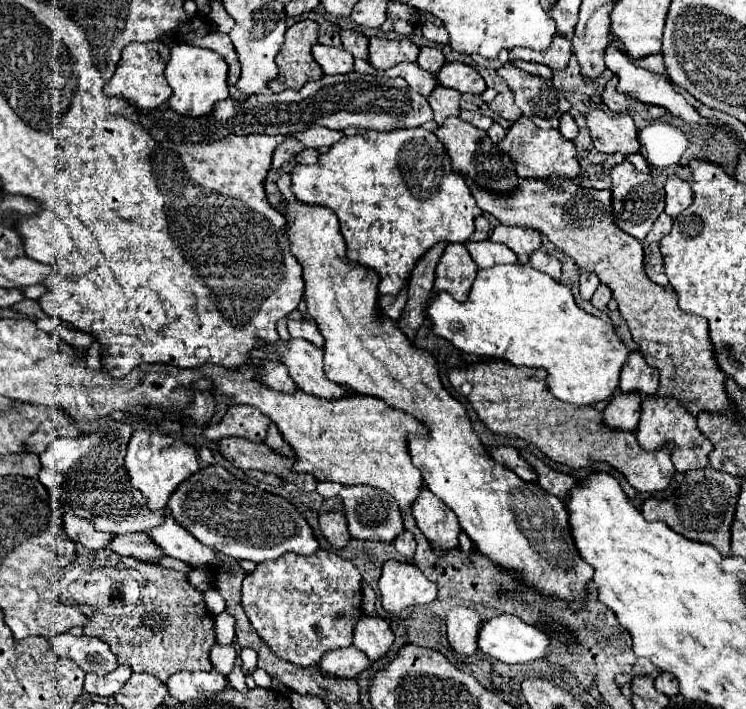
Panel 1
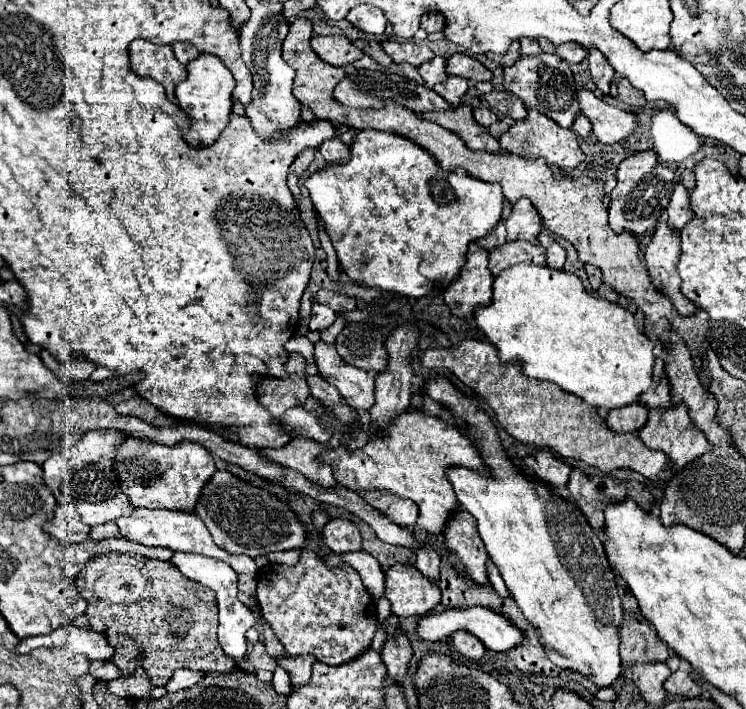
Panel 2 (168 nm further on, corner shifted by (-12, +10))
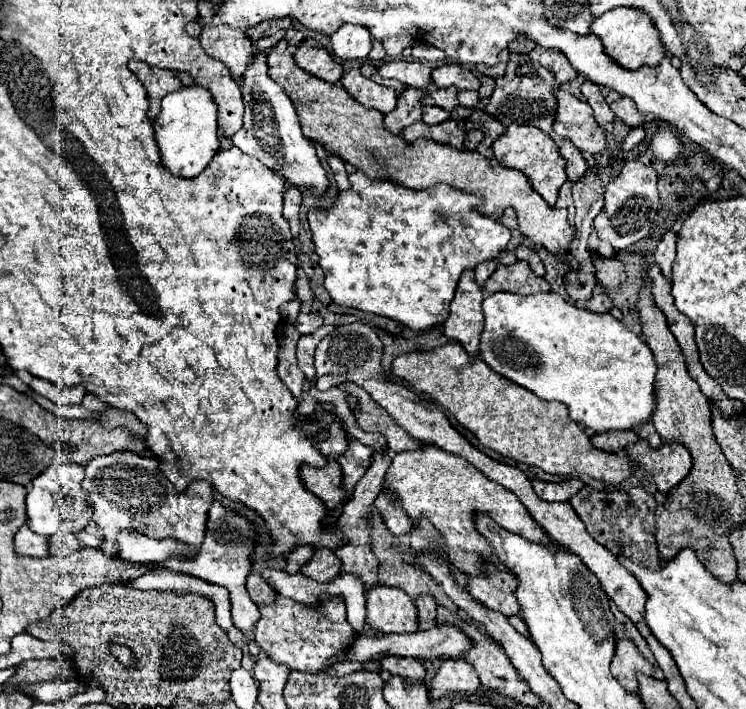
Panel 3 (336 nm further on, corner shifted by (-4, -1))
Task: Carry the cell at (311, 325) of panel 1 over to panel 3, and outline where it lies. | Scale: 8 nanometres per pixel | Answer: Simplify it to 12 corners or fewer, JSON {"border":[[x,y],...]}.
{"border":[[300,313],[294,327],[310,335],[322,325],[318,313]]}

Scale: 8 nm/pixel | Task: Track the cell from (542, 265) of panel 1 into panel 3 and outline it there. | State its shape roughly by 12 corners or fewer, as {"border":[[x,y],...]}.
{"border":[[530,245],[514,249],[518,259],[530,263],[536,275],[544,275],[544,265]]}

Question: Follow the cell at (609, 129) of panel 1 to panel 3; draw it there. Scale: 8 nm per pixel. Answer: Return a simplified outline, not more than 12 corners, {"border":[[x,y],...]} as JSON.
{"border":[[556,93],[554,133],[580,151],[606,149],[586,101]]}

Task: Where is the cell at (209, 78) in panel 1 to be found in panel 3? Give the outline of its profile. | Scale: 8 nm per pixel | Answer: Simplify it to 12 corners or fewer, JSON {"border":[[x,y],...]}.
{"border":[[198,85],[162,99],[160,165],[200,175],[216,151],[218,107]]}

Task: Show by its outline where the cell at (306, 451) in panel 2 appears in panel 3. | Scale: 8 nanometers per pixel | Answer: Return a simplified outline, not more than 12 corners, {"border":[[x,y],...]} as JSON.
{"border":[[334,459],[304,465],[302,481],[330,511],[348,501]]}

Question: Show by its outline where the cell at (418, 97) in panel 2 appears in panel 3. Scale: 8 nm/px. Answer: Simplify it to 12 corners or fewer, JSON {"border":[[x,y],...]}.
{"border":[[422,107],[422,121],[438,125],[450,117],[442,107]]}

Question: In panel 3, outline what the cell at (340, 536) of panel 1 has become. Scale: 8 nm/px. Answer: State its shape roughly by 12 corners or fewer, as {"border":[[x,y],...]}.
{"border":[[328,549],[314,551],[302,573],[318,583],[340,575],[340,561]]}

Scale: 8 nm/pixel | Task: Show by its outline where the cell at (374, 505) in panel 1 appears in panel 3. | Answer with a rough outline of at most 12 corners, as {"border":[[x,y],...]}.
{"border":[[380,493],[376,509],[394,535],[404,535],[414,521],[396,509],[388,493]]}

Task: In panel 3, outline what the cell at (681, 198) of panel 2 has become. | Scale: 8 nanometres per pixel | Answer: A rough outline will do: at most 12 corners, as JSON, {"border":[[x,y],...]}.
{"border":[[664,231],[654,251],[654,263],[666,279],[672,277],[678,235]]}

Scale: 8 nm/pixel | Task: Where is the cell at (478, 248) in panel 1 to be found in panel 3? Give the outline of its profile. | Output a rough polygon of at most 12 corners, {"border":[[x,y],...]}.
{"border":[[528,263],[498,265],[486,293],[534,295],[550,291]]}

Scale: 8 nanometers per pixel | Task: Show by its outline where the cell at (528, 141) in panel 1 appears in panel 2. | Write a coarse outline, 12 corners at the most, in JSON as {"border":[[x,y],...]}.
{"border":[[536,110],[500,136],[512,154],[572,170],[578,136]]}

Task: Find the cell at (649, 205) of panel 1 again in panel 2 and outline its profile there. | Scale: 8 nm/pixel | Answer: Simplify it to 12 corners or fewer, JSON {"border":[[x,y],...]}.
{"border":[[654,150],[624,158],[610,196],[610,226],[654,228],[674,172]]}

